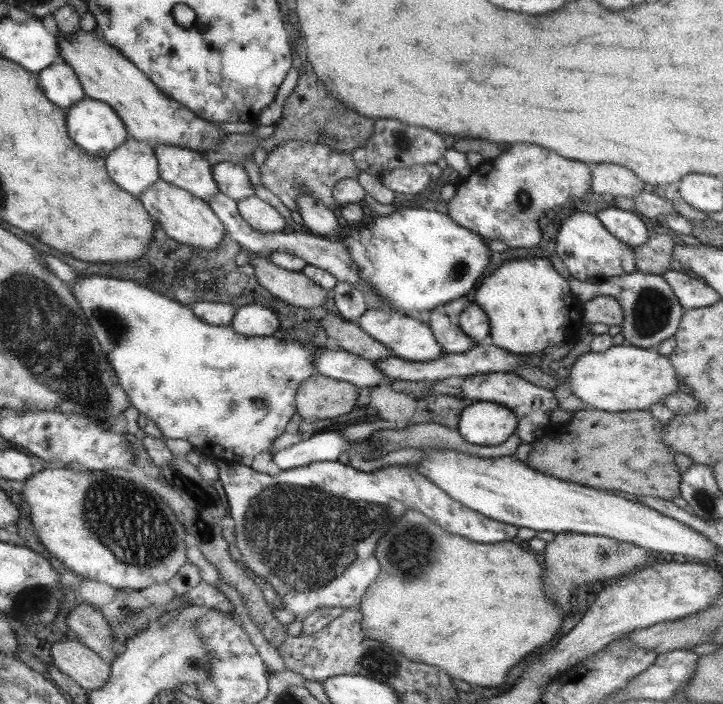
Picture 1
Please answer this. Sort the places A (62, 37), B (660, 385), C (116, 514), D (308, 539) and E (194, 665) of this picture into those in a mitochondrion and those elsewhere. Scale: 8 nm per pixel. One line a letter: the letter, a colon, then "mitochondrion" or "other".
A: other
B: other
C: mitochondrion
D: mitochondrion
E: mitochondrion

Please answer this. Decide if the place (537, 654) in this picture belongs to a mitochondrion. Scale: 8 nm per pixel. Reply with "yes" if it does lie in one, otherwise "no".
no

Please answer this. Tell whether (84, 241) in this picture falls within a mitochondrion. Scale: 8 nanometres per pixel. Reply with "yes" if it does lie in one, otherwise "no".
no

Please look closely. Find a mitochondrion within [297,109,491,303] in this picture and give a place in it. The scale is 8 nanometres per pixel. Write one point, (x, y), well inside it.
(403, 142)

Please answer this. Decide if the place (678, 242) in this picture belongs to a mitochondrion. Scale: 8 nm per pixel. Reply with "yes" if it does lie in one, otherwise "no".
no

